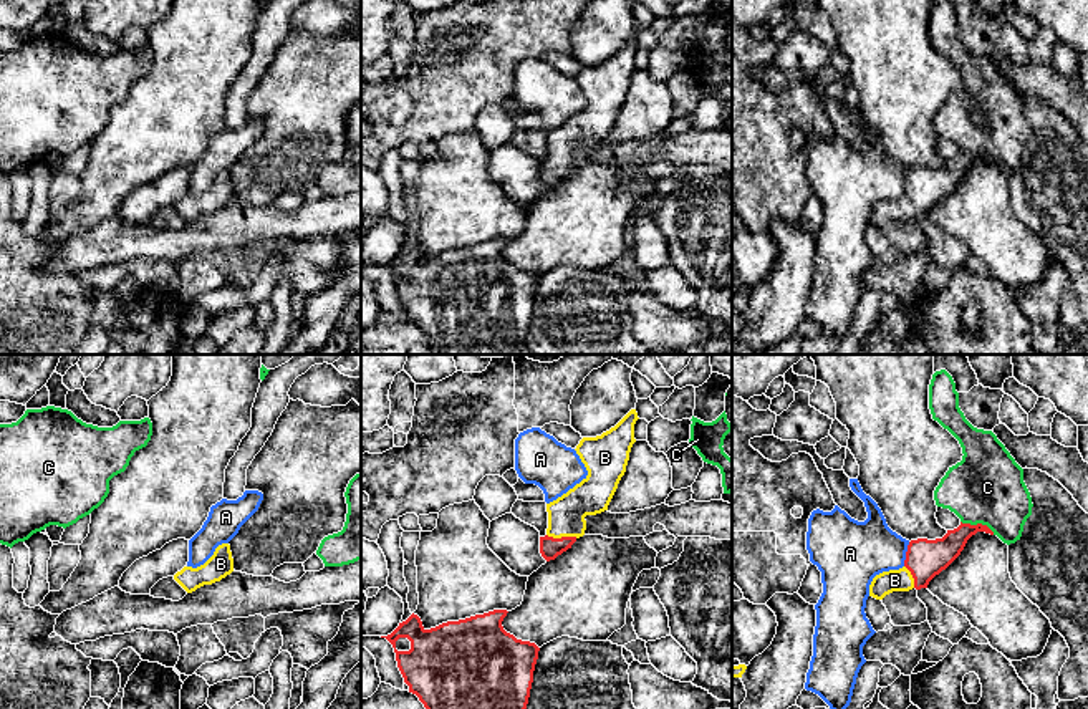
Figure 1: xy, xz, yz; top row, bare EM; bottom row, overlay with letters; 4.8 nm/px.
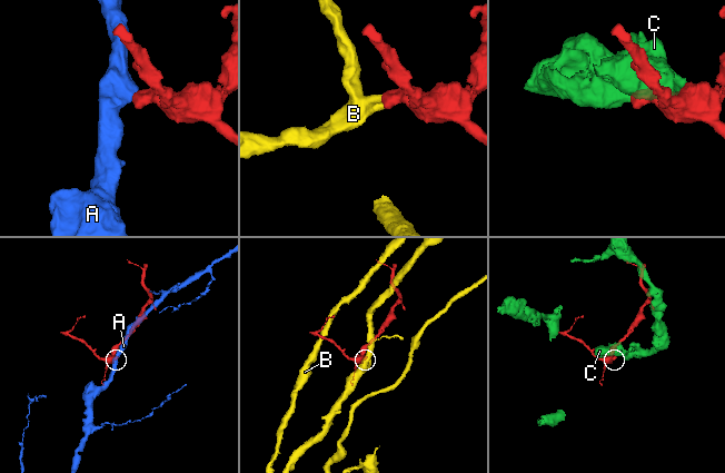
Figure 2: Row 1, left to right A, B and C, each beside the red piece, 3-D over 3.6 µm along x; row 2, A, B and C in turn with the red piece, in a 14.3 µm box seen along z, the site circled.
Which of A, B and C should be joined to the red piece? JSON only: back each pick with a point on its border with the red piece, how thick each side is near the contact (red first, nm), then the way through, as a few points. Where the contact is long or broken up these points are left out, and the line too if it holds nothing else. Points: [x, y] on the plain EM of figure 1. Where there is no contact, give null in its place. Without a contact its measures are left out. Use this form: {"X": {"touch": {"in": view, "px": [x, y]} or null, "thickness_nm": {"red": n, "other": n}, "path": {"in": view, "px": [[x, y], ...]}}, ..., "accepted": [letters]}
{"B": {"touch": {"in": "xz", "px": [562, 166]}, "thickness_nm": {"red": 100, "other": 180}, "path": {"in": "xz", "px": [[550, 178], [562, 166], [567, 149], [592, 125]]}}, "accepted": ["B"]}

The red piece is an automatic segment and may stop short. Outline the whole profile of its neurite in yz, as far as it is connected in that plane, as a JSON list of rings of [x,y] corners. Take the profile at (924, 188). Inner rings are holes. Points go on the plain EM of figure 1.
[[[960,151],[957,157],[947,159],[942,167],[911,169],[904,195],[876,204],[869,214],[869,225],[883,229],[893,220],[927,217],[929,210],[960,184],[967,169],[977,161],[994,164],[987,154],[970,154]]]

